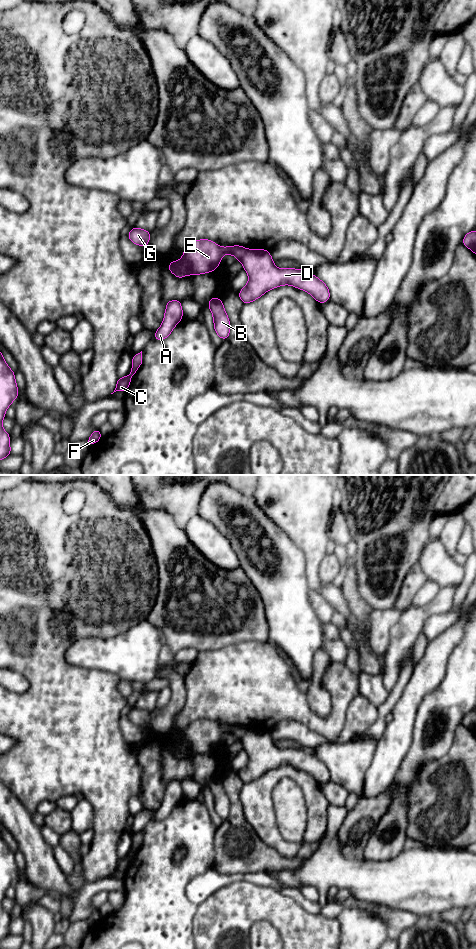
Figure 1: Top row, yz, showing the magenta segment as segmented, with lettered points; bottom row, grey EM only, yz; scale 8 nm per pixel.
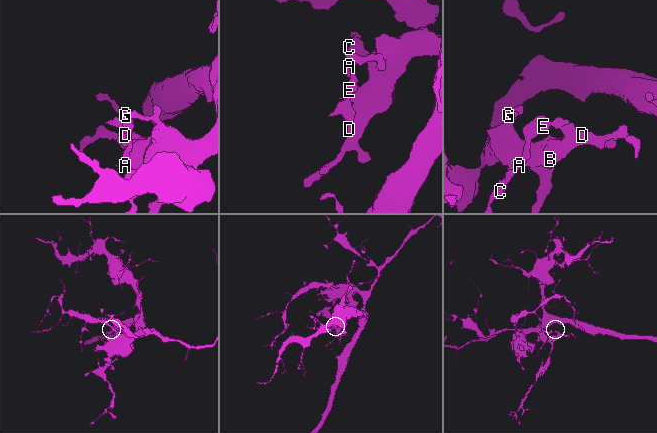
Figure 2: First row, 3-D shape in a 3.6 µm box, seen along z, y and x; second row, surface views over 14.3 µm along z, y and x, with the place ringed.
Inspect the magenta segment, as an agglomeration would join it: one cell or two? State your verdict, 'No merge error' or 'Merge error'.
No merge error

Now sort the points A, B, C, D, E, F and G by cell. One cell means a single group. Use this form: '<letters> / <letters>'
A B C D E F G

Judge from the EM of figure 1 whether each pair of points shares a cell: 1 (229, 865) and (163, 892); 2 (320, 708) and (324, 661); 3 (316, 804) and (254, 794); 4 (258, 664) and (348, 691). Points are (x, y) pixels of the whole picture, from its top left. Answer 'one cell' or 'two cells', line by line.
1: two cells
2: one cell
3: one cell
4: one cell

